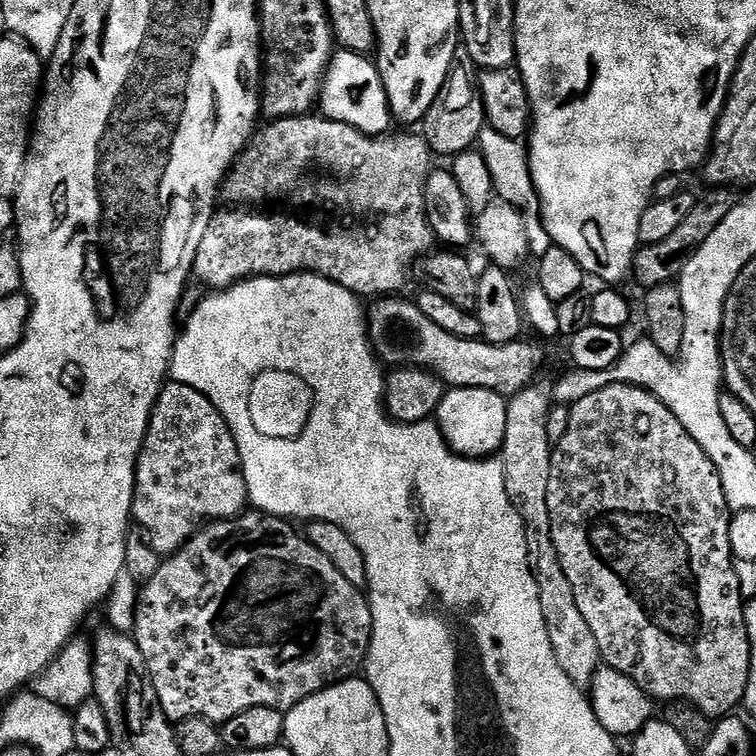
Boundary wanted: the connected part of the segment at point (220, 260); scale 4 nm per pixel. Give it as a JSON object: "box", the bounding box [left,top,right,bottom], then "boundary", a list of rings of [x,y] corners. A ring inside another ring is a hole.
{"box":[192,114,434,298],"boundary":[[[305,114],[302,116],[287,116],[284,120],[273,120],[271,122],[265,123],[259,130],[253,132],[251,140],[249,140],[246,147],[240,151],[240,155],[236,157],[235,162],[232,163],[231,168],[228,170],[227,176],[224,178],[223,185],[220,189],[220,194],[218,197],[218,204],[216,211],[212,214],[212,220],[206,226],[206,232],[202,234],[202,240],[198,242],[198,248],[196,250],[196,260],[192,263],[192,273],[194,280],[200,284],[205,284],[208,290],[223,290],[225,288],[231,288],[234,284],[240,284],[244,280],[251,280],[253,276],[292,276],[295,272],[315,272],[317,276],[324,276],[330,282],[335,284],[341,284],[346,290],[350,290],[355,296],[361,298],[367,298],[367,296],[372,296],[371,298],[383,298],[386,296],[391,296],[393,294],[399,293],[400,287],[407,282],[408,276],[410,280],[410,273],[413,271],[414,265],[421,256],[427,256],[429,252],[433,251],[434,248],[434,237],[432,234],[432,227],[428,221],[428,215],[426,214],[426,206],[424,205],[424,183],[428,181],[428,173],[433,171],[434,164],[434,153],[432,147],[425,142],[423,135],[416,134],[416,136],[411,136],[411,131],[400,130],[397,136],[392,136],[393,134],[385,134],[382,136],[367,136],[362,134],[362,130],[358,130],[354,126],[350,126],[346,122],[338,122],[337,120],[329,120],[327,116],[323,114]],[[317,164],[318,167],[322,168],[324,171],[329,172],[332,176],[320,176],[315,180],[307,171]]]}

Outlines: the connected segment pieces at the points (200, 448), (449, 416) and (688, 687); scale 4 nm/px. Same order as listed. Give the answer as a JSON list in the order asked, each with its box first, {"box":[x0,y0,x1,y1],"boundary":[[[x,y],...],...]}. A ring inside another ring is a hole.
[{"box":[132,383,249,558],"boundary":[[[165,383],[150,414],[144,445],[136,459],[136,493],[132,519],[144,527],[142,536],[161,558],[167,558],[182,547],[205,522],[233,520],[249,507],[248,487],[240,468],[238,446],[230,426],[218,409],[201,392],[185,384]]]},{"box":[434,388,508,458],"boundary":[[[452,388],[451,390],[445,391],[434,420],[435,423],[439,424],[440,432],[444,435],[445,442],[459,456],[488,458],[493,454],[499,453],[500,449],[504,447],[507,413],[508,400],[496,392],[482,390],[481,388]]]},{"box":[548,384,750,718],"boundary":[[[611,384],[602,390],[594,390],[594,394],[586,394],[582,402],[571,405],[571,410],[570,426],[563,438],[555,441],[552,449],[548,491],[550,526],[558,562],[562,570],[566,570],[566,579],[574,590],[574,602],[578,602],[578,610],[582,610],[582,618],[586,618],[598,642],[601,661],[607,667],[626,674],[626,678],[633,680],[653,701],[685,700],[693,704],[702,715],[715,718],[735,713],[732,711],[743,705],[748,689],[750,638],[746,634],[744,621],[746,601],[740,596],[730,546],[730,509],[722,490],[722,478],[718,478],[714,462],[706,458],[706,450],[702,450],[702,446],[690,438],[682,422],[674,418],[674,414],[657,396],[635,384]]]}]

